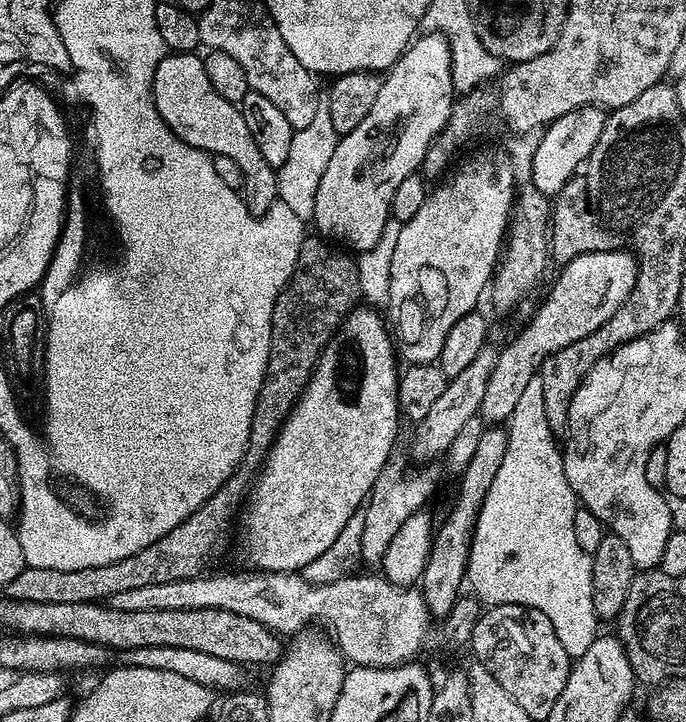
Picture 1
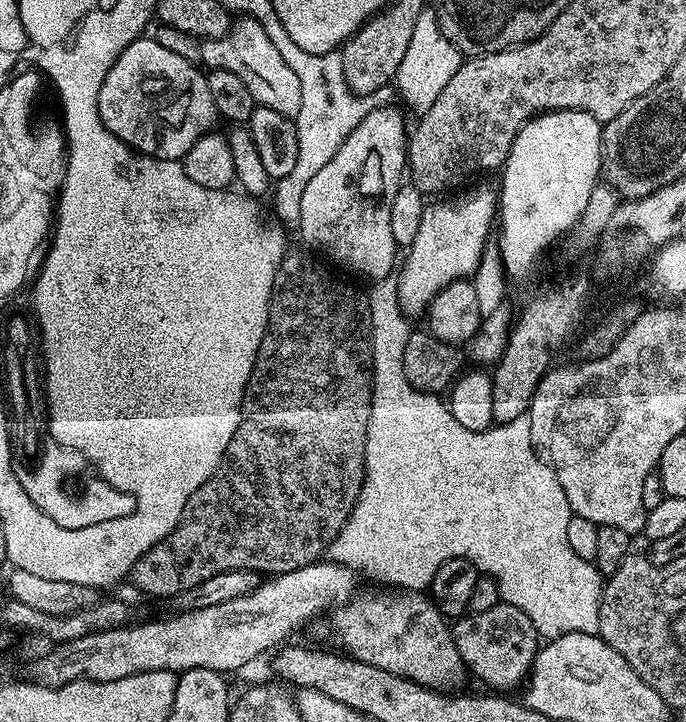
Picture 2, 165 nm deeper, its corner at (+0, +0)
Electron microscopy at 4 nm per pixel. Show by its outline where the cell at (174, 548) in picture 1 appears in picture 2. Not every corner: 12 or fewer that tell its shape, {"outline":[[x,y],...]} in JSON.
{"outline":[[289,247],[148,596],[317,563],[364,485],[367,295]]}

